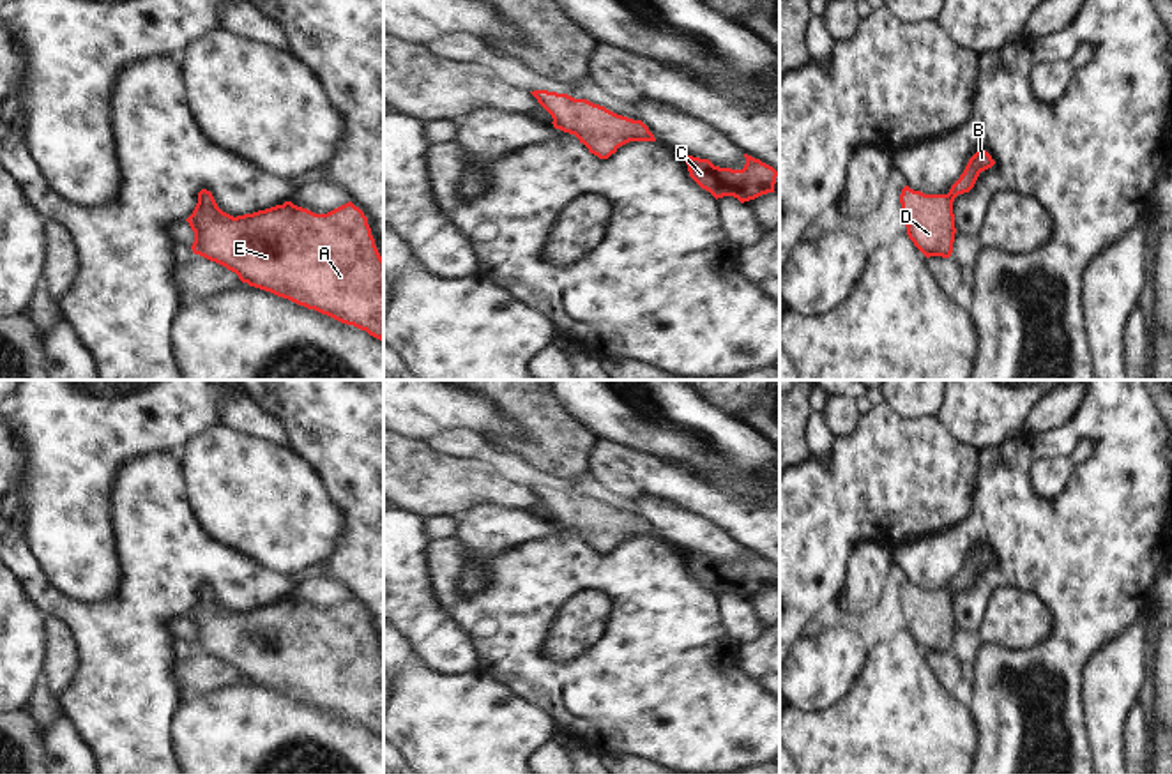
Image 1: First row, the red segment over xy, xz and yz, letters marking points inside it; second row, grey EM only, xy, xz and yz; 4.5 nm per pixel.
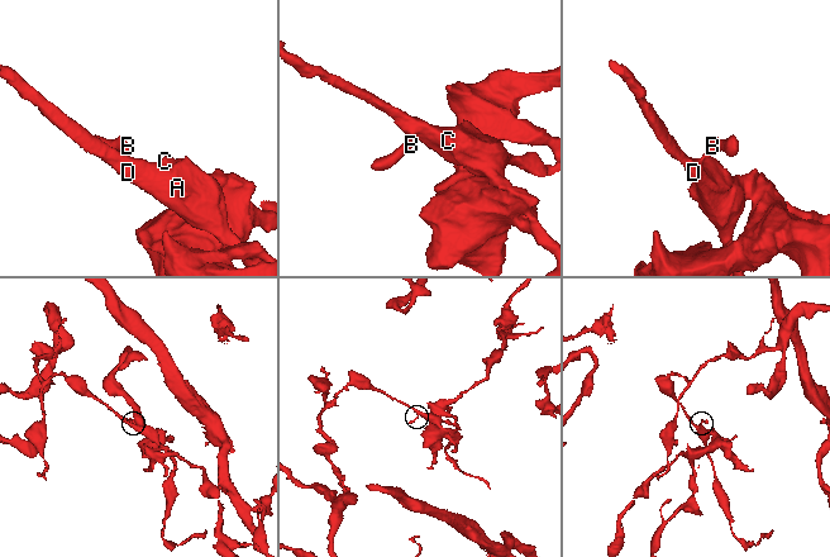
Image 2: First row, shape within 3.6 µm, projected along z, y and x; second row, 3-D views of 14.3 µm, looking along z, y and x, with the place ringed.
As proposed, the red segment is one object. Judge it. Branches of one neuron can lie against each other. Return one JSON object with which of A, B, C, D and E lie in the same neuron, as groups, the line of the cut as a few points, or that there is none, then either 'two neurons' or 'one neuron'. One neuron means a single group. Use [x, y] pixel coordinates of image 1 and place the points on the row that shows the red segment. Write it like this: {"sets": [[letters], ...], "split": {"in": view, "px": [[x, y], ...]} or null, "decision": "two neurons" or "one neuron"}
{"sets": [["A", "B", "C", "D", "E"]], "split": null, "decision": "one neuron"}

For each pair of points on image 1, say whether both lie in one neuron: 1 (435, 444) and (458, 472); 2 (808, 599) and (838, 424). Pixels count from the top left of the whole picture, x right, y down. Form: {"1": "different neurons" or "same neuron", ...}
{"1": "different neurons", "2": "different neurons"}

